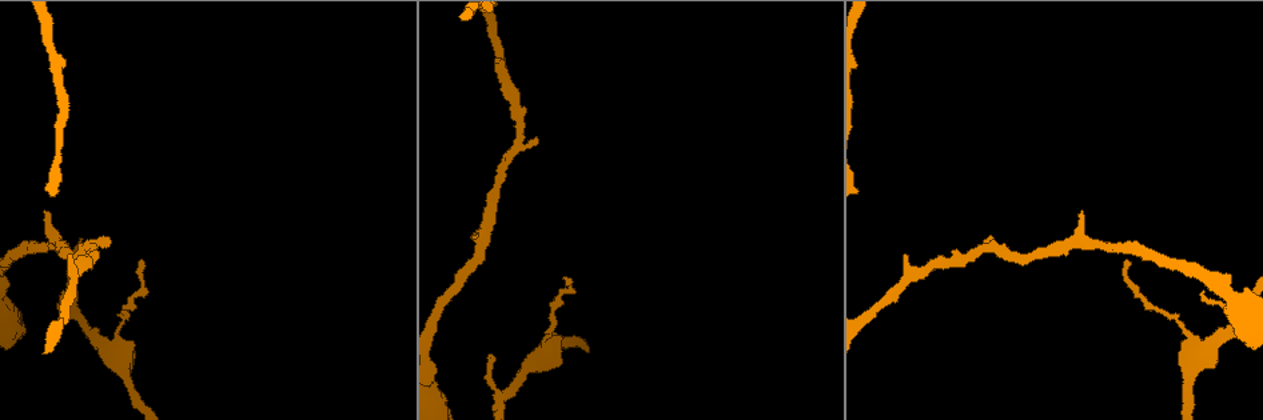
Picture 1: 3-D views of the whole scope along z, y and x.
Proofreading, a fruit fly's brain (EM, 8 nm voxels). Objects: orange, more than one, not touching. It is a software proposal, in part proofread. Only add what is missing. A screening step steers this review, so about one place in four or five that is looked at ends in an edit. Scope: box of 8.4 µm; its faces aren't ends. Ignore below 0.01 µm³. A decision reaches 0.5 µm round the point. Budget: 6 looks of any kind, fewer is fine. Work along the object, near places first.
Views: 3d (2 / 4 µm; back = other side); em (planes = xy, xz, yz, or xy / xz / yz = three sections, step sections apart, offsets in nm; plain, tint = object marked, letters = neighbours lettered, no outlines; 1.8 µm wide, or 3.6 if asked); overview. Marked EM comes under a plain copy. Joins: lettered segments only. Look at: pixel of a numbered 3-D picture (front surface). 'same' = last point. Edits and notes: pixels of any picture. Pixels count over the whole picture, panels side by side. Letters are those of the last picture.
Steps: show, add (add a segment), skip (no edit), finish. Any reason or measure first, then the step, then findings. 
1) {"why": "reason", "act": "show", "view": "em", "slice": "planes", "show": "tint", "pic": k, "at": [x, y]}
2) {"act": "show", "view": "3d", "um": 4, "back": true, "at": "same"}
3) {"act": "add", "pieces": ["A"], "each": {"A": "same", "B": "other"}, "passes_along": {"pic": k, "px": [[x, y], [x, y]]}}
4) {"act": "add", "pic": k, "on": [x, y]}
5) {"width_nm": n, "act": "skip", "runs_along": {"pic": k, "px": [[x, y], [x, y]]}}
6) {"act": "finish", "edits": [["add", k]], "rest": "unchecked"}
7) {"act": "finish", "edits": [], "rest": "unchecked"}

{"why": "tapers out", "act": "show", "view": "3d", "um": 2, "back": true, "pic": 1, "at": [1129, 262]}

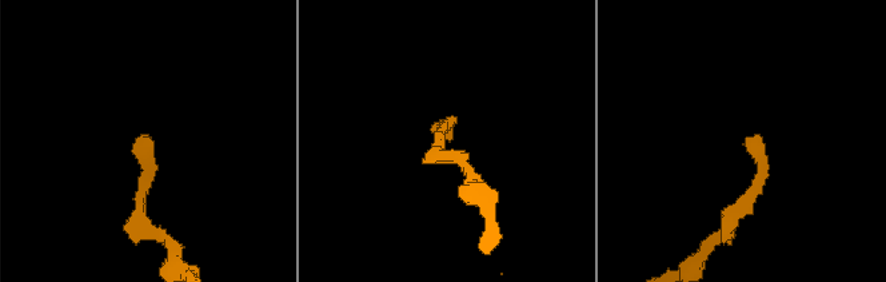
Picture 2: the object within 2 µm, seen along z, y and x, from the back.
{"why": "now the EM", "act": "show", "view": "em", "slice": "xy", "step": 8, "show": "letters", "pic": 2, "at": [149, 141]}

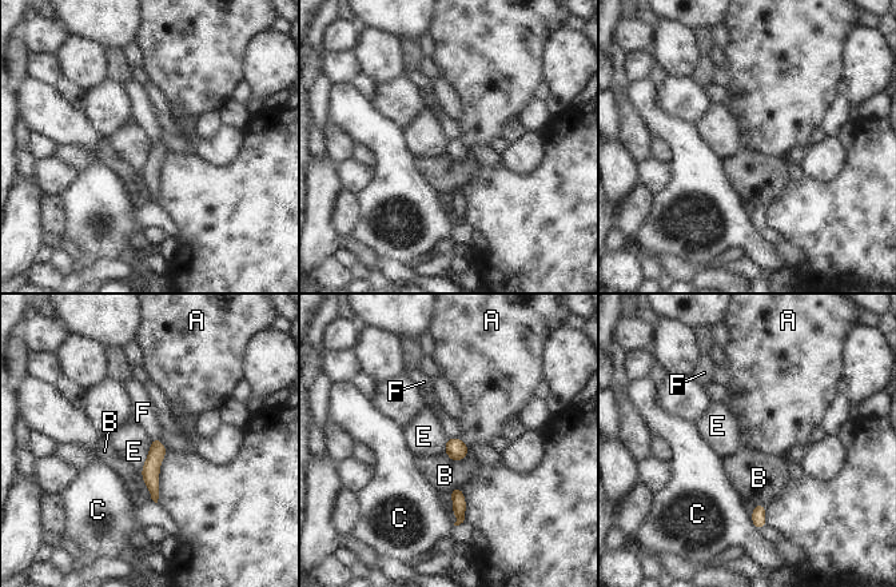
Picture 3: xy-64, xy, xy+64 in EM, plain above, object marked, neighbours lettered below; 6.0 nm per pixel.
{"width_nm": 100, "act": "add", "pieces": ["F"], "each": {"A": "other", "B": "other", "C": "other", "E": "other", "F": "same"}, "found": "the neuron continues"}

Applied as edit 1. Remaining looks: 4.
{"why": "thin end", "act": "show", "view": "em", "slice": "xz", "step": 16, "show": "tint", "pic": 1, "at": [490, 356]}

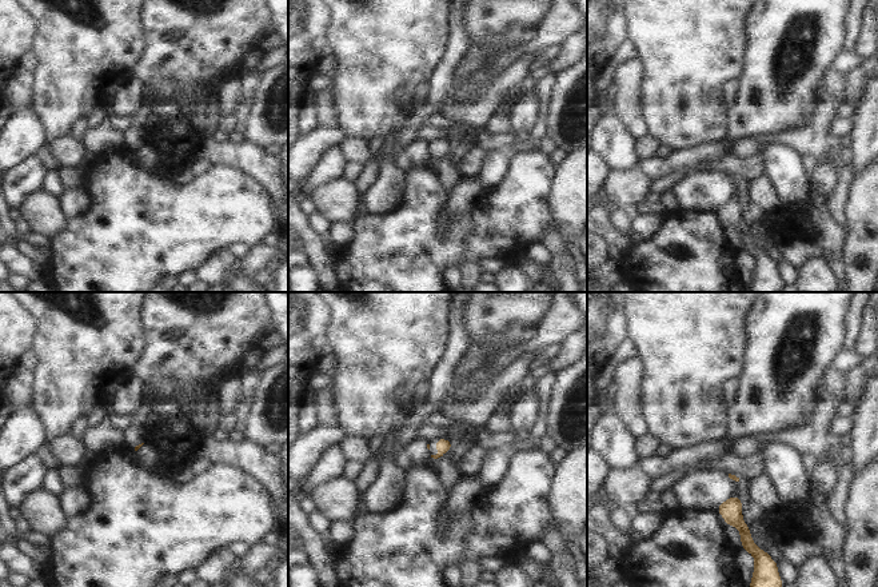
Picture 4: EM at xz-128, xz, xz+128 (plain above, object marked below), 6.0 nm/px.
{"why": "cut it another way", "act": "show", "view": "em", "slice": "planes", "show": "letters", "at": "same"}

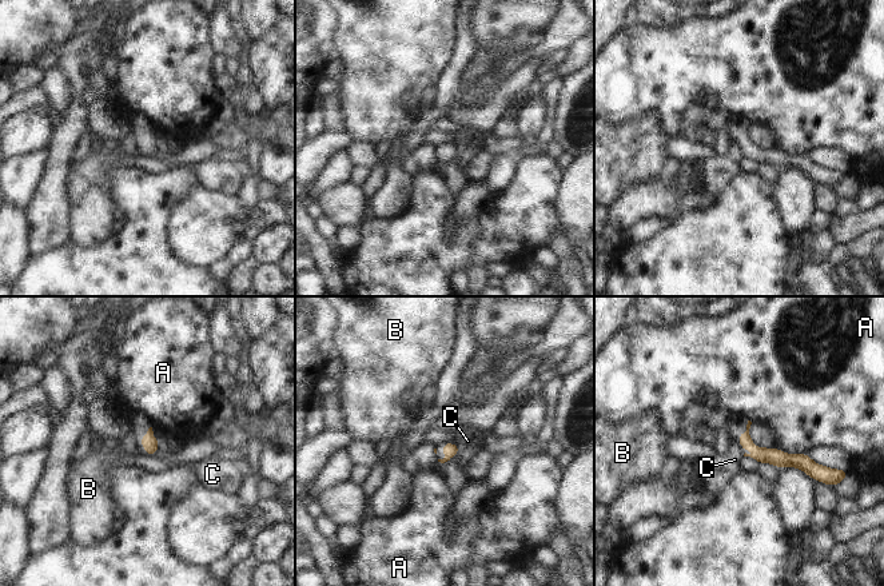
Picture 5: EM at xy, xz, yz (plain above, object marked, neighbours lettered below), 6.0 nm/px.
{"act": "skip", "each": {"A": "other", "B": "other", "C": "other"}, "found": "no lettered segment goes on from it"}

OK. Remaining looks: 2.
{"why": "an open end", "act": "show", "view": "em", "slice": "xy", "step": 16, "show": "tint", "pic": 1, "at": [1081, 211]}

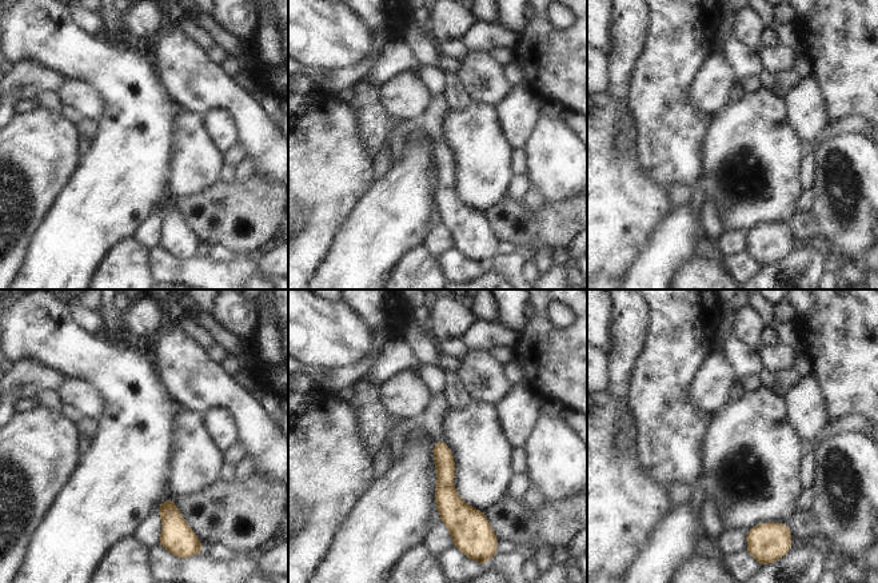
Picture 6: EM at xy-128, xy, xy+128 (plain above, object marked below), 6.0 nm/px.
{"act": "show", "view": "em", "slice": "planes", "show": "letters", "at": "same"}

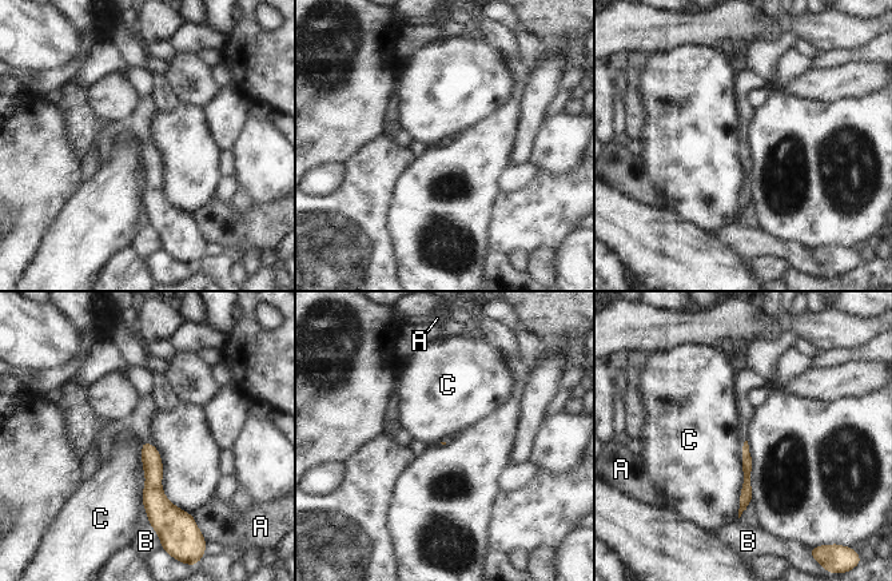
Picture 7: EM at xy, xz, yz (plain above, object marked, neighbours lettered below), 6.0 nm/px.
{"longest_contact_nm": ["C", 340], "act": "skip", "each": {"A": "other", "B": "other", "C": "other"}, "runs_along": {"pic": 7, "px": [[146, 446], [152, 465], [152, 521]]}, "found": "no lettered segment goes on from it"}

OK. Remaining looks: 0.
{"act": "finish", "edits": [["add", 3]], "rest": "unchecked"}

